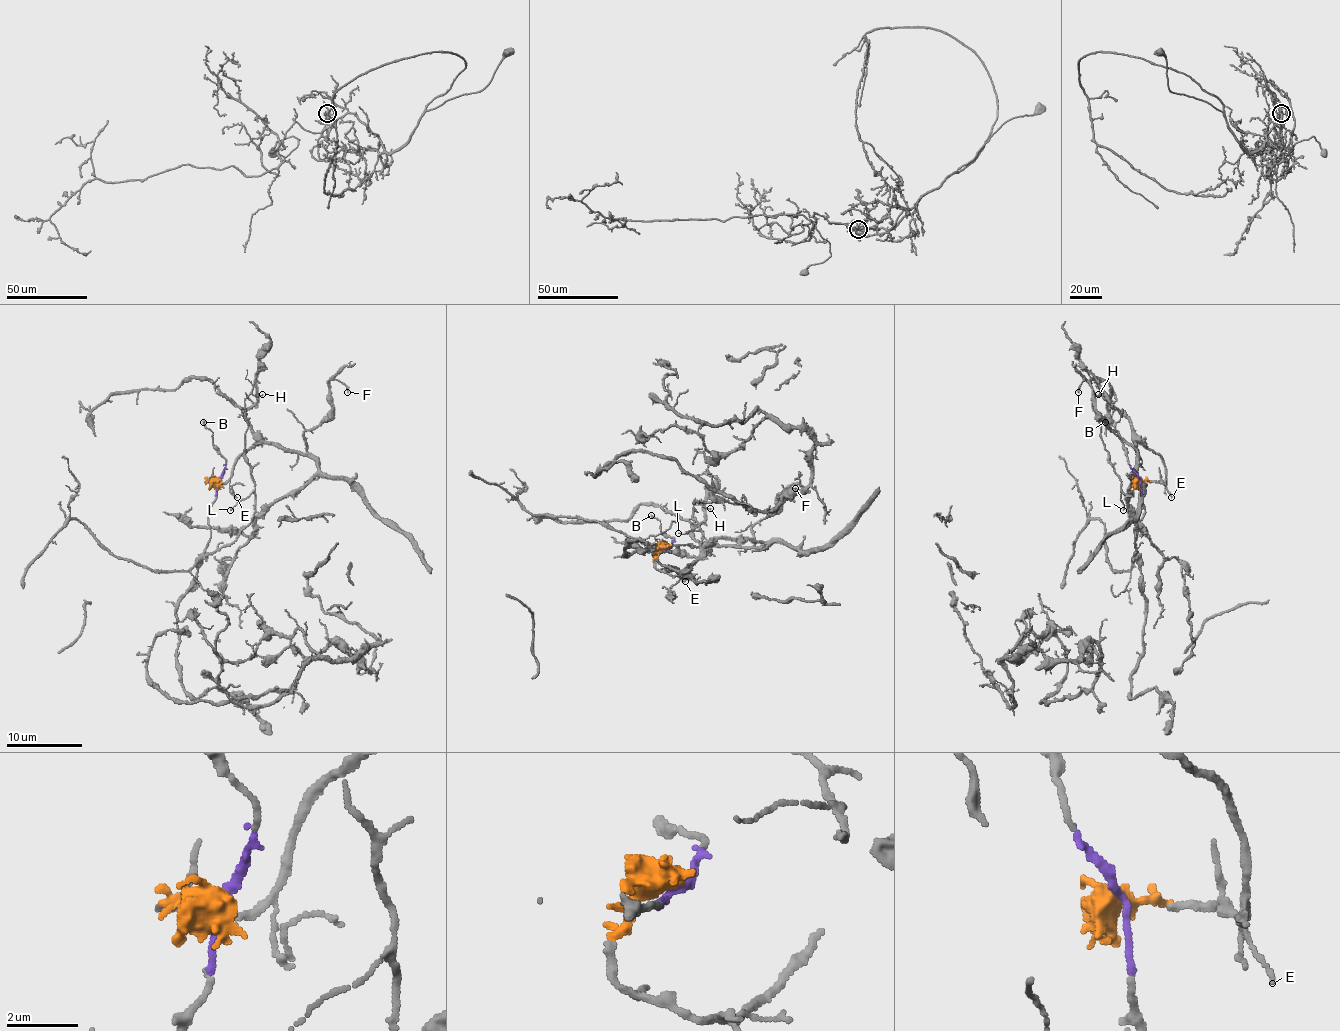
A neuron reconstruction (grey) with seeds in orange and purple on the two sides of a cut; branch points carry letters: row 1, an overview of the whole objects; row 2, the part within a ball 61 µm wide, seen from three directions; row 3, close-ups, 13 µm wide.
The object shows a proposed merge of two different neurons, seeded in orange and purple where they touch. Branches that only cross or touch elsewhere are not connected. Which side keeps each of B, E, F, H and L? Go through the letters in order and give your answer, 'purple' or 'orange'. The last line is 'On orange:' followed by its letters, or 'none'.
B: purple
E: orange
F: orange
H: purple
L: purple
On orange: E, F

